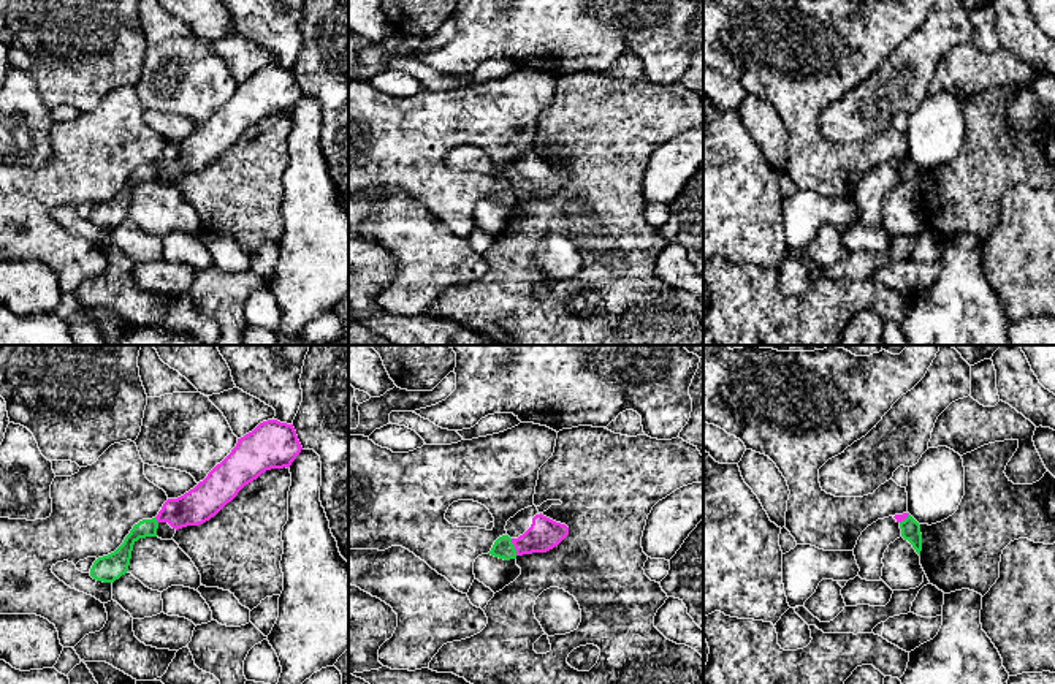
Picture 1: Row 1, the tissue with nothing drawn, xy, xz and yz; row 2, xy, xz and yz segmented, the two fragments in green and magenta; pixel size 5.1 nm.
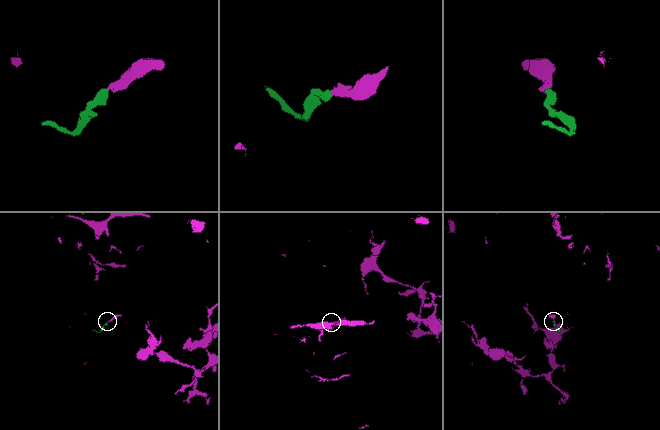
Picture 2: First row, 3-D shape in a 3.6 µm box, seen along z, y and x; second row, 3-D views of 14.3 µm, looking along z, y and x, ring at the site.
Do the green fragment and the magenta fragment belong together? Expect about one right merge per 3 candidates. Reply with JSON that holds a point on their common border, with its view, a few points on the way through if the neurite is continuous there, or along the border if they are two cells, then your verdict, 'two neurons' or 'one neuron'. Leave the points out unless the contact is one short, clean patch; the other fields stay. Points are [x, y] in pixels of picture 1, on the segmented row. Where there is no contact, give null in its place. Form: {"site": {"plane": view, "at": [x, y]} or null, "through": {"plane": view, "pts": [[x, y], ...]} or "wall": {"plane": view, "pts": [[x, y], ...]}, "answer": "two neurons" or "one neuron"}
{"site": {"plane": "xz", "at": [514, 547]}, "wall": {"plane": "xz", "pts": [[510, 539], [517, 554]]}, "answer": "two neurons"}

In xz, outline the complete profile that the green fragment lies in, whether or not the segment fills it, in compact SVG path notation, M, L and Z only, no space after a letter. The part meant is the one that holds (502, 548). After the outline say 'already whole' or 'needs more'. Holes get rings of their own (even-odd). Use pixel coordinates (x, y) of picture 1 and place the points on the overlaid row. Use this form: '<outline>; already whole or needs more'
M508 535L499 537L488 554L504 560L516 559L516 549Z; already whole

